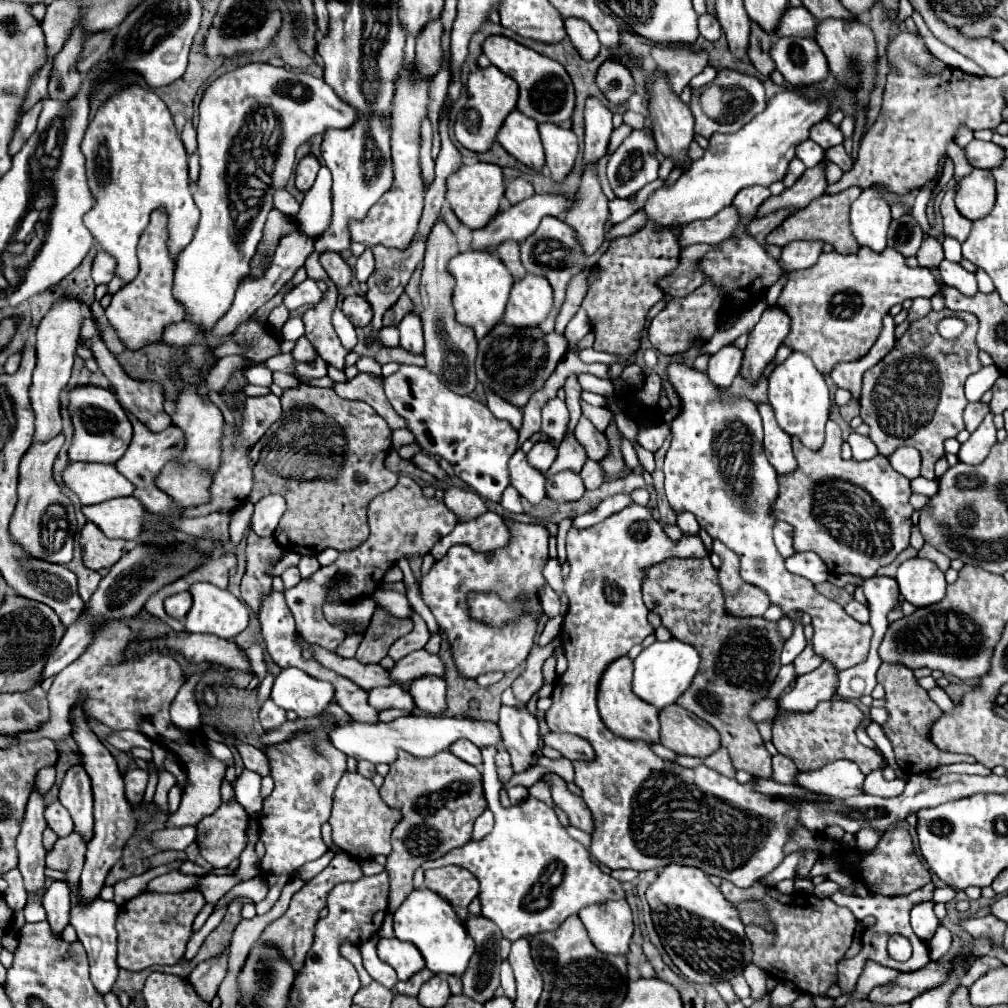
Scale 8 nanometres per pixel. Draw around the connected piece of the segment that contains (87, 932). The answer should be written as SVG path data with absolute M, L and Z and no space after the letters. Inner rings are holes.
M73 888L71 892L71 926L77 930L77 936L87 952L89 958L89 968L91 968L91 980L93 986L97 990L97 994L105 996L113 990L113 984L117 980L117 964L115 964L115 944L117 944L117 932L115 932L115 920L117 920L117 912L119 908L113 902L105 902L101 898L97 898L93 904L81 908L81 902L77 898L77 888Z

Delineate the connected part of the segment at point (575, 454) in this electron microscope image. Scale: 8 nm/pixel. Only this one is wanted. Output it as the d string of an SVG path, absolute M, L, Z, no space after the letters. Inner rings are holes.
M567 432L565 438L563 438L563 442L558 447L557 460L549 468L547 476L565 470L572 470L579 474L583 464L585 464L585 460L587 460L585 448L577 442L577 438L575 438L573 432Z

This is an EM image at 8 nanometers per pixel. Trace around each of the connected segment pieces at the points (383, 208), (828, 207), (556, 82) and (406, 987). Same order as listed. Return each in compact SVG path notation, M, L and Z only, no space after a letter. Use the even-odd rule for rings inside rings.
M413 70L413 74L403 72L401 78L397 80L395 88L395 98L393 98L393 108L391 108L391 154L393 154L393 170L395 170L395 182L391 190L387 190L381 200L369 210L369 216L365 220L357 220L349 224L353 242L361 242L365 246L377 246L383 244L387 248L397 248L405 250L415 232L417 232L417 222L421 218L423 210L423 196L425 196L425 184L421 180L419 172L419 128L421 120L427 116L427 104L429 104L429 80Z
M849 188L837 196L819 196L813 204L789 216L789 220L785 220L785 224L781 224L781 228L777 228L773 236L769 236L769 244L785 246L793 240L821 240L831 244L839 254L855 254L859 248L857 242L853 240L853 234L849 232L847 220L849 220L849 206L859 194L861 194L859 188Z
M489 36L483 42L483 54L489 58L493 66L497 66L503 74L511 76L519 84L519 100L517 110L537 122L553 122L553 124L569 124L575 104L573 82L567 70L557 62L527 46L507 38L507 36Z
M423 968L423 970L417 972L413 978L405 980L405 982L397 982L397 984L395 984L395 992L407 994L407 996L417 996L421 984L423 984L425 980L429 980L429 978L433 978L433 972L429 972L427 968Z

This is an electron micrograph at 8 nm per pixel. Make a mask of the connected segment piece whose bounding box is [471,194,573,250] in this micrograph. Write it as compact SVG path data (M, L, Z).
M535 194L529 200L523 200L521 204L515 204L509 210L501 212L489 226L485 226L481 230L475 230L473 232L473 244L471 244L471 248L473 250L485 250L489 246L499 246L505 240L523 242L533 230L537 230L537 226L539 226L539 222L541 222L543 216L559 216L559 214L567 212L571 204L573 204L573 198L567 198L563 194Z

